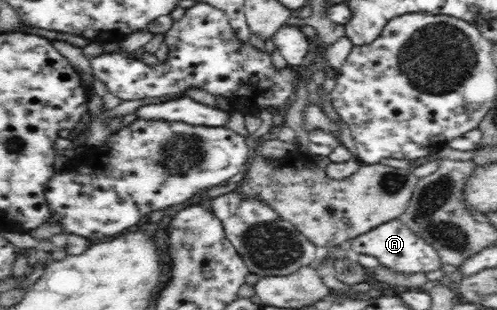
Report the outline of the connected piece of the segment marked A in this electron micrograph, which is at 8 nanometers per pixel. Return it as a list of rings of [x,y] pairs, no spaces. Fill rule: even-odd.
[[[400,219],[391,220],[387,224],[372,228],[365,234],[355,236],[354,239],[350,240],[347,248],[350,249],[353,257],[357,254],[375,256],[379,264],[391,268],[396,273],[429,273],[439,269],[443,263],[435,248],[426,240],[419,238]]]

